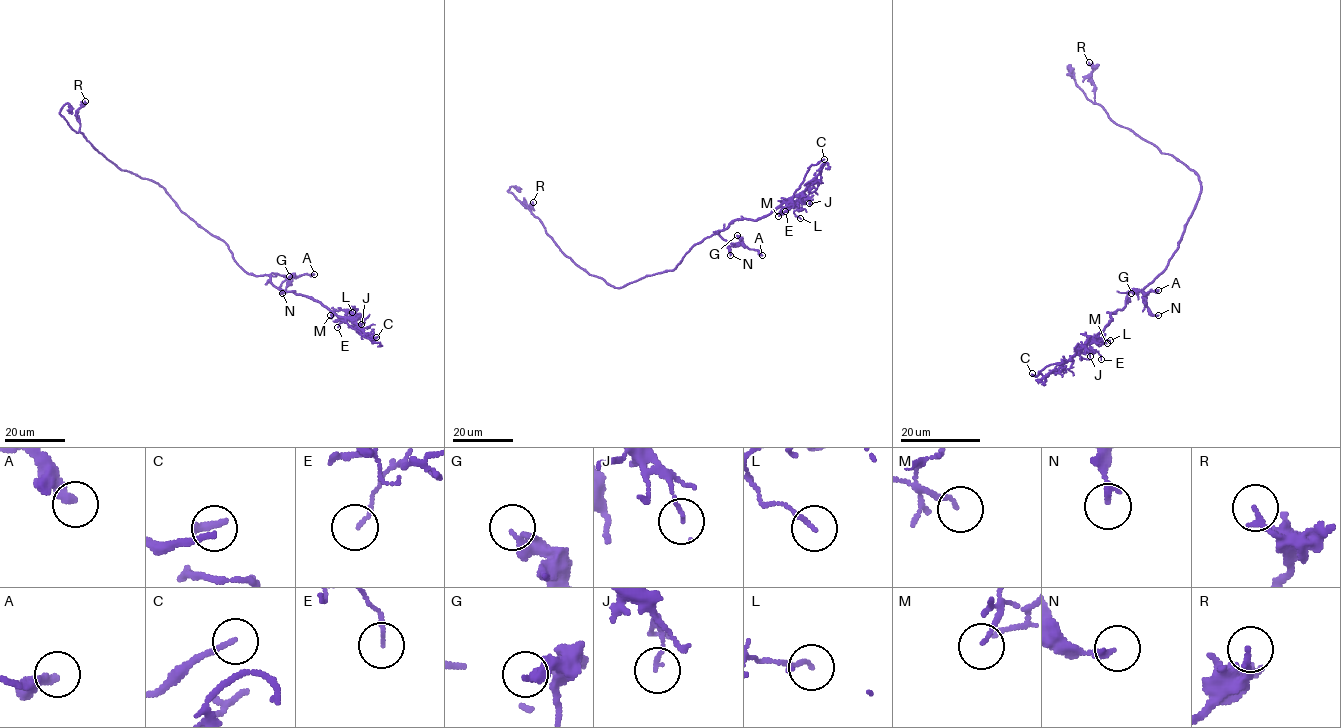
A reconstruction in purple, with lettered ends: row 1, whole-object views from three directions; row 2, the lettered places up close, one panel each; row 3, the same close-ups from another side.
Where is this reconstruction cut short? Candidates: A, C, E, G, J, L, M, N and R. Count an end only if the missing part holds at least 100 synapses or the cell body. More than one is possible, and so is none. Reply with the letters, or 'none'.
C

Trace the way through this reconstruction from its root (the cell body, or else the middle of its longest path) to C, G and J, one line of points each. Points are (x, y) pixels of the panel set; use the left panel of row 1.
C: (209, 232), (226, 243), (246, 272), (267, 274), (279, 289), (318, 300), (363, 336), (376, 337)
G: (209, 232), (226, 243), (232, 257), (246, 272), (257, 276), (277, 273), (288, 278), (292, 274), (289, 276)
J: (209, 232), (226, 243), (246, 272), (267, 274), (279, 289), (312, 297), (339, 316), (358, 315), (361, 324)

